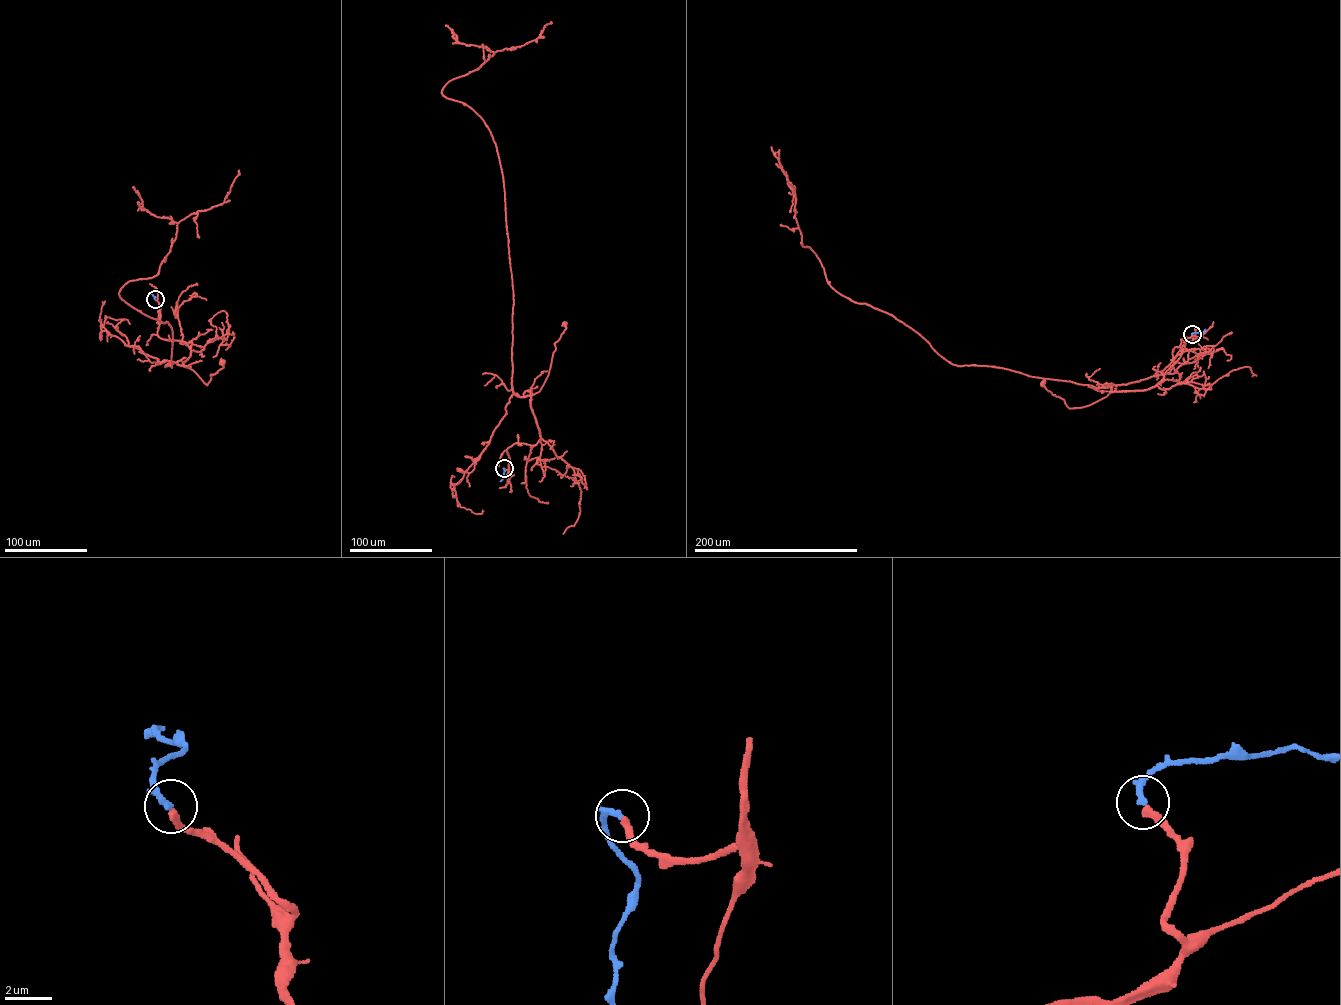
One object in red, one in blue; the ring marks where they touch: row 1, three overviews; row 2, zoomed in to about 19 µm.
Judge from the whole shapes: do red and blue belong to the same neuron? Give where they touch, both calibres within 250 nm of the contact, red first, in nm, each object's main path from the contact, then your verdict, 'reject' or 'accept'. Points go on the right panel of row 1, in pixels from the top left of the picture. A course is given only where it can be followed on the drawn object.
(1192, 334) | 320/200 nm | red via (1191, 334), (1193, 340), (1160, 372), (1163, 379), (1145, 390), (1110, 392), (1088, 406), (1070, 408), (1042, 384) | blue via (1191, 334), (1205, 329) | accept

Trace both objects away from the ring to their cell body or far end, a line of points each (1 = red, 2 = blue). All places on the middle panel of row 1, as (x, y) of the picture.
1: (504, 468), (508, 470), (507, 449), (540, 439), (531, 396), (548, 374), (565, 323)
2: (504, 468), (500, 481)

